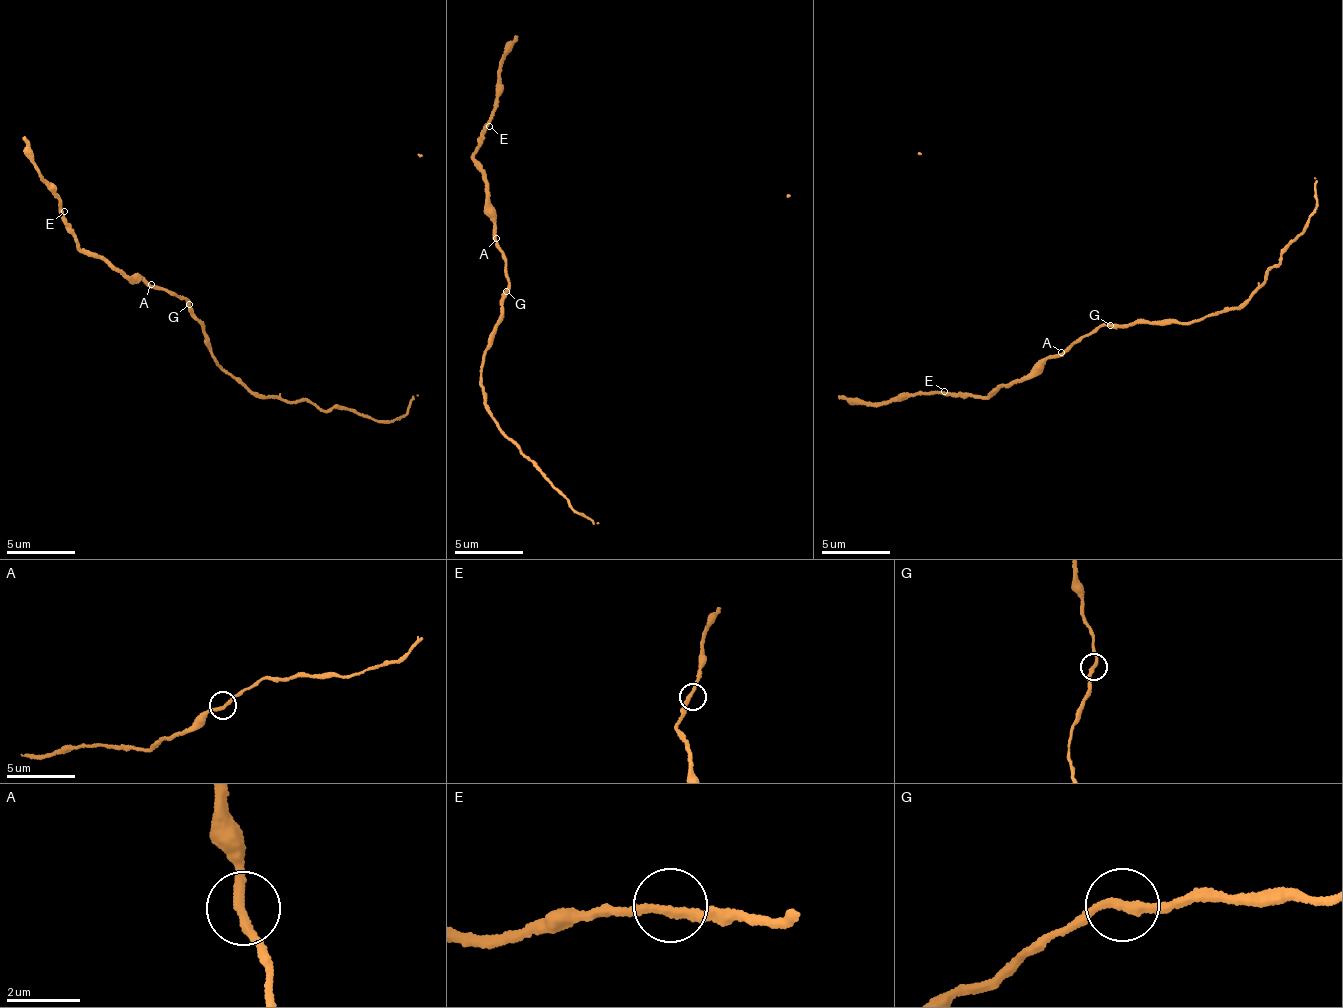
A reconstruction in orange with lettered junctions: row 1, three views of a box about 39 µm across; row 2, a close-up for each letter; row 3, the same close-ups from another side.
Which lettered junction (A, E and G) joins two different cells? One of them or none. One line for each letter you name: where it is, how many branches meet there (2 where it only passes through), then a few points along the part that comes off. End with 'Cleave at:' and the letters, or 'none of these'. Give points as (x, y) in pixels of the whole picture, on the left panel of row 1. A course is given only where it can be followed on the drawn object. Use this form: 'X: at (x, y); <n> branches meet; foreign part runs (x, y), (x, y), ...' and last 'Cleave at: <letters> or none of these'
Cleave at: none of these

